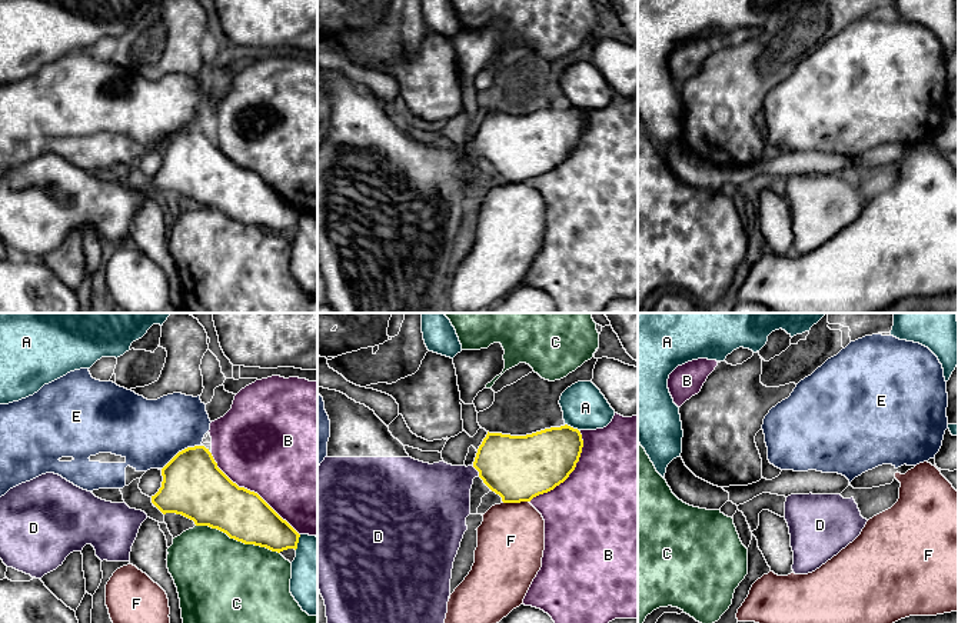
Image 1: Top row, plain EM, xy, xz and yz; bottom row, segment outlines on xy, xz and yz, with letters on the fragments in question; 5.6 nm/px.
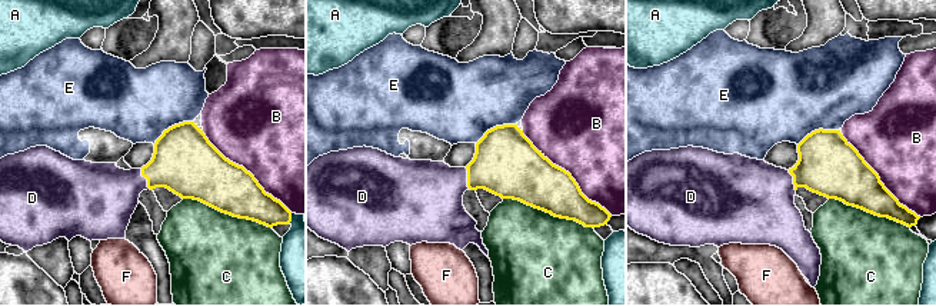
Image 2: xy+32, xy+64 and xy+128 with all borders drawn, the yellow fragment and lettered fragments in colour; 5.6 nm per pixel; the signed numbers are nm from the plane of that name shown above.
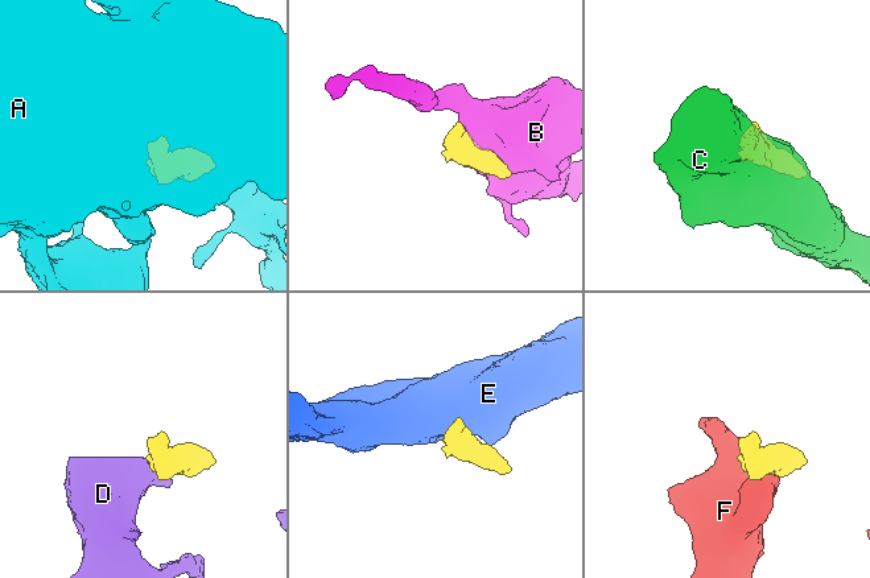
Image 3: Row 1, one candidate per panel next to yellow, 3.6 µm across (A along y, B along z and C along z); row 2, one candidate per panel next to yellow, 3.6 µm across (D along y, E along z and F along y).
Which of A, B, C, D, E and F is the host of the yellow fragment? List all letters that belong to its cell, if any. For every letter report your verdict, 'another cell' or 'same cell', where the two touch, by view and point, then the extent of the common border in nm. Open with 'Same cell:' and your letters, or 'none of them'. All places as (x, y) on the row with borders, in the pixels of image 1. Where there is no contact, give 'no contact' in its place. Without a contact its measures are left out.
Same cell: D
A: another cell | xz (572, 427) | 90 nm
B: another cell | xy (252, 492) | 700 nm
C: another cell | xy (238, 540) | 500 nm
D: same cell | xz (476, 469) | 70 nm
E: another cell | xy (182, 450) | 260 nm
F: another cell | xz (515, 502) | 140 nm

